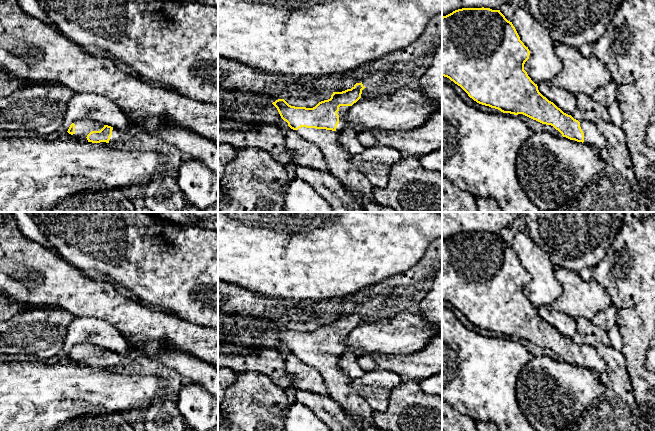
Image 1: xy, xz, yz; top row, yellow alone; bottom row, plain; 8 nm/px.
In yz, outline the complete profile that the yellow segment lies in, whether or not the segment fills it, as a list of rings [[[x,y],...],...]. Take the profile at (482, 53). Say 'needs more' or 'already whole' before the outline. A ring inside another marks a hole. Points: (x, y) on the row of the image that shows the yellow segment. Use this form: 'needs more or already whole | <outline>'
needs more | [[[484,7],[462,8],[442,17],[442,76],[460,86],[479,104],[498,109],[503,113],[523,114],[542,124],[551,125],[563,137],[584,142],[599,152],[607,144],[604,135],[593,122],[574,119],[539,92],[537,84],[524,70],[524,64],[529,59],[529,55],[528,47],[520,40],[512,22],[508,21],[500,10]]]

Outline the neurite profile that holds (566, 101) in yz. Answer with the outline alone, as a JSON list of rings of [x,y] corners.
[[[552,81],[541,82],[537,86],[544,97],[553,102],[564,113],[572,115],[576,109],[576,95],[556,86]]]

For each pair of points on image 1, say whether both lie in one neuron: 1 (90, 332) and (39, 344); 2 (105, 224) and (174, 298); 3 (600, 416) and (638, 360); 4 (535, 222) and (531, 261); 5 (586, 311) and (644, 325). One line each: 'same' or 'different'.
1: same
2: same
3: different
4: different
5: different

